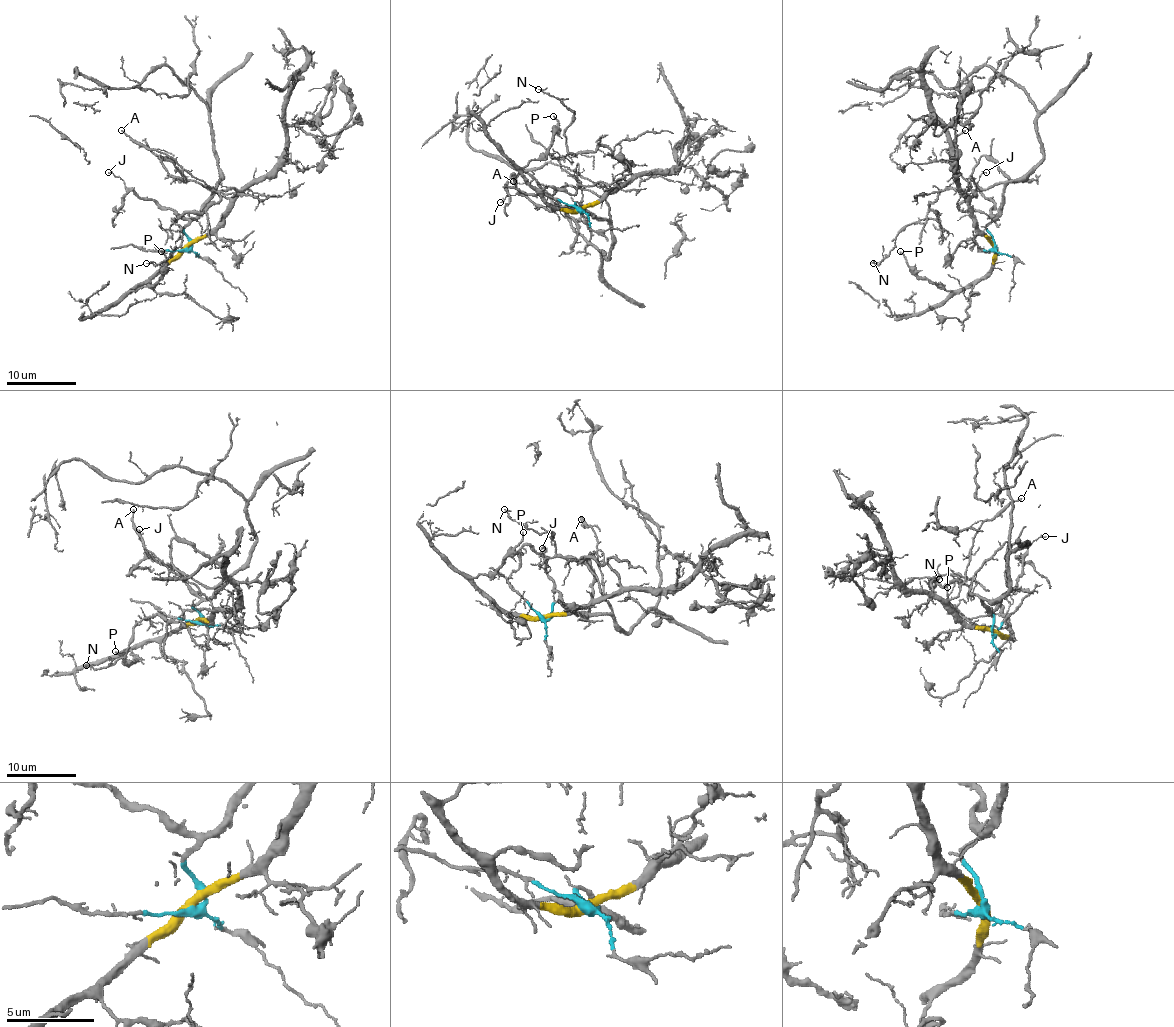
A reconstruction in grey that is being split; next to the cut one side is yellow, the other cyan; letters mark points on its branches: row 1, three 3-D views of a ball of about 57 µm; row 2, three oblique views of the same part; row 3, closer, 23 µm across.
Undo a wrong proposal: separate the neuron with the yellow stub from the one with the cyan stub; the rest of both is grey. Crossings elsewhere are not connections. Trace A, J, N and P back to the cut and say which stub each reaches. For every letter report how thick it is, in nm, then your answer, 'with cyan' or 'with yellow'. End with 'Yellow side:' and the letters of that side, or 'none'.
A: 160 nm | with yellow
J: 90 nm | with cyan
N: 100 nm | with yellow
P: 160 nm | with yellow
Yellow side: A, N, P

